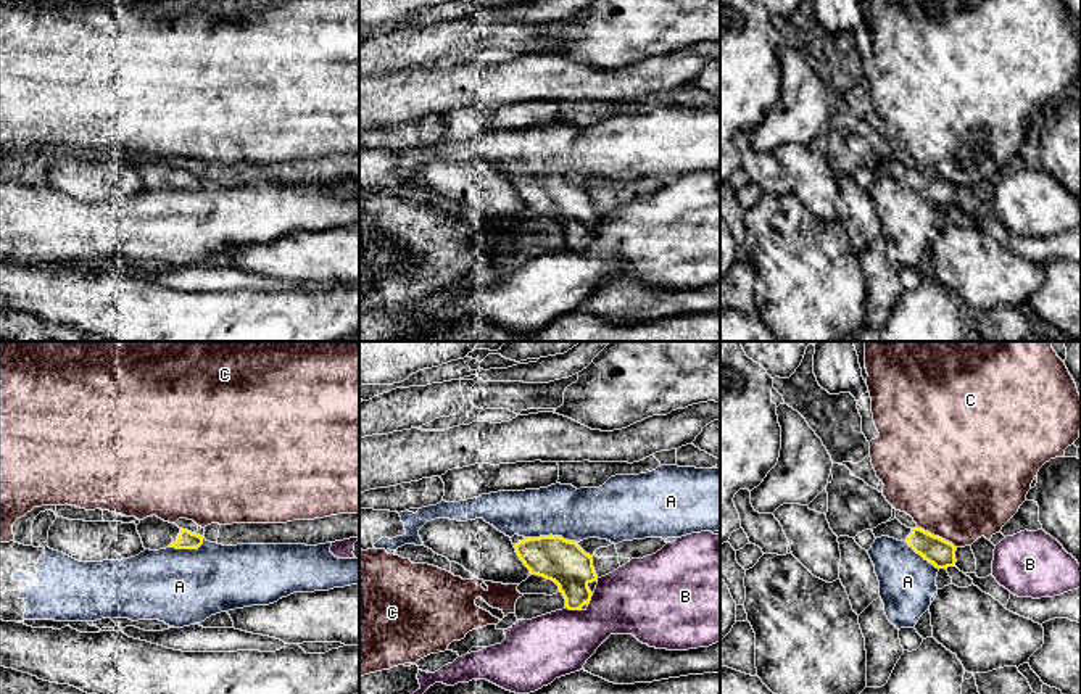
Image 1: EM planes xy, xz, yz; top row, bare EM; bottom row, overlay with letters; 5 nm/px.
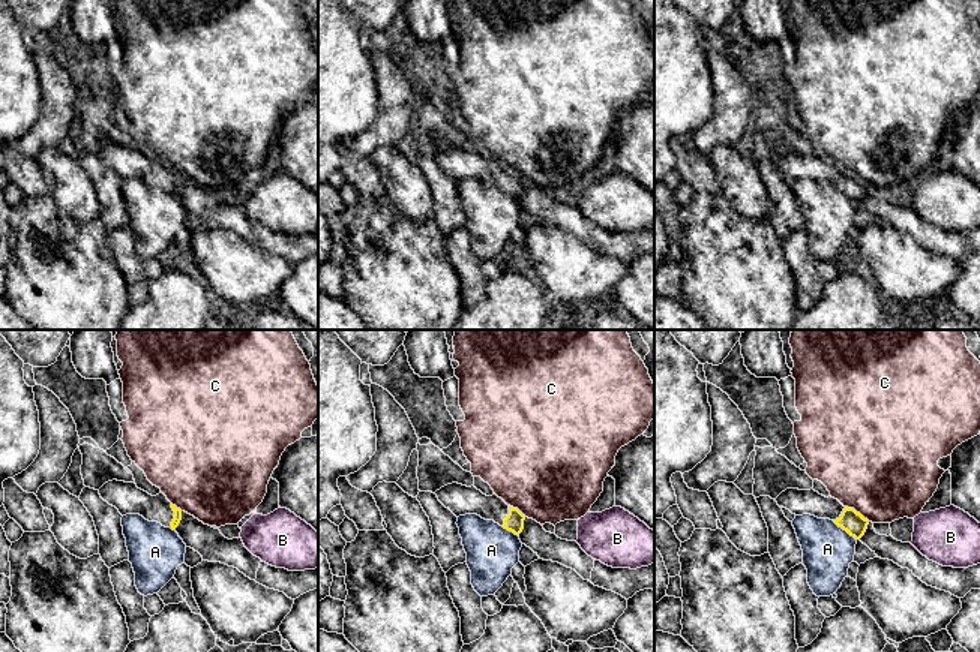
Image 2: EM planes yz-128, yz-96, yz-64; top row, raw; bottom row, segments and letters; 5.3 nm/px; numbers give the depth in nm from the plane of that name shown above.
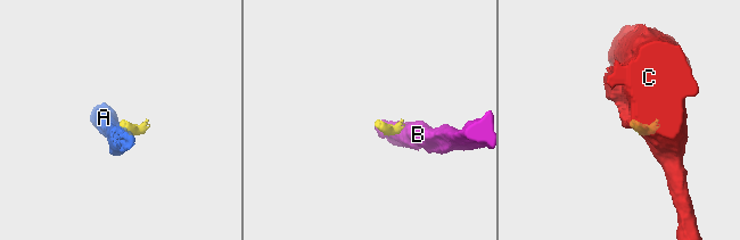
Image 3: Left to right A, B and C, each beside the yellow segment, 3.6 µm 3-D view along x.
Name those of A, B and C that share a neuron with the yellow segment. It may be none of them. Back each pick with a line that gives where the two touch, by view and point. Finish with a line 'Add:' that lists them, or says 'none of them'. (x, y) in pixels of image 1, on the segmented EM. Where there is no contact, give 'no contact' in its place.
Add: none of them

